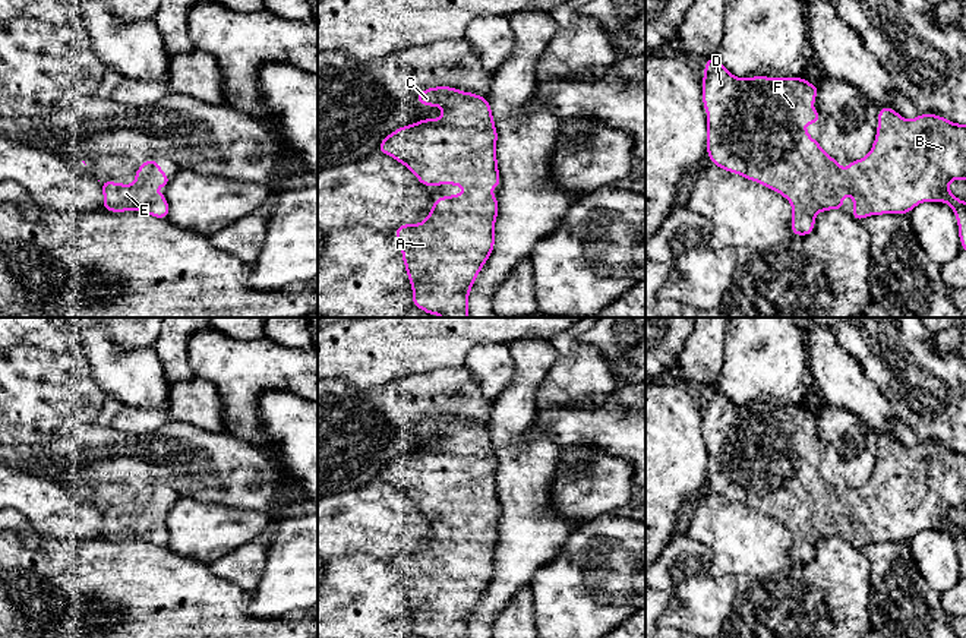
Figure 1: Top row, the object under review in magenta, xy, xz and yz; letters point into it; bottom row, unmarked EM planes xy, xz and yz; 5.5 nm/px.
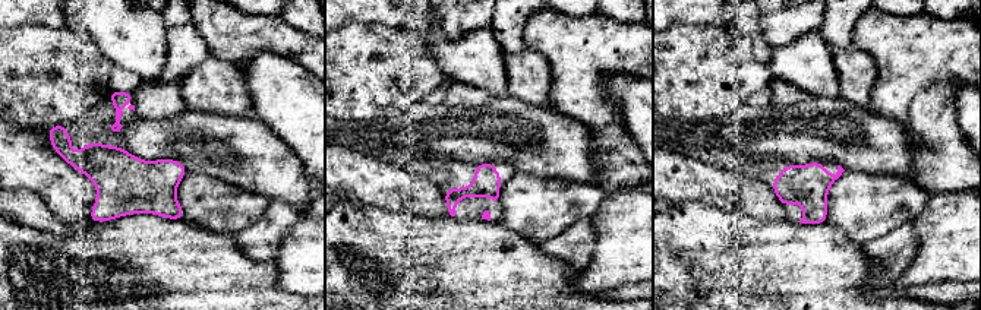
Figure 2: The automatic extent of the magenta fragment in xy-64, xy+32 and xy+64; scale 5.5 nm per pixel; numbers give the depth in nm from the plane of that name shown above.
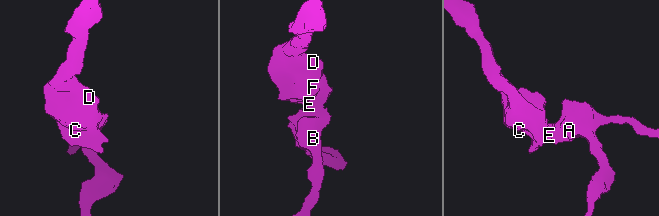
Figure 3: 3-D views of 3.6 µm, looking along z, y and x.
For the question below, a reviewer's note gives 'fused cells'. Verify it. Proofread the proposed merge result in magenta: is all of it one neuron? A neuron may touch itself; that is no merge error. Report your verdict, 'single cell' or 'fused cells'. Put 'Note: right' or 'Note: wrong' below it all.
single cell
Note: wrong

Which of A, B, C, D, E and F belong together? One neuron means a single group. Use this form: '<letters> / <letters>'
A B C D E F

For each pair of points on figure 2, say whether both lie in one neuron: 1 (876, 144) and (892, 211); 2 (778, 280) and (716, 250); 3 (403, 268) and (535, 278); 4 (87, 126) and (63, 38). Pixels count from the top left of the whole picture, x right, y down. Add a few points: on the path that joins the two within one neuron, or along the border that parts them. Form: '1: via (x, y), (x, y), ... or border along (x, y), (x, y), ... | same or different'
1: border along (849, 170), (890, 174), (909, 180) | different
2: via (763, 280), (745, 280), (731, 265) | same
3: via (435, 278), (502, 278) | same
4: border along (107, 97), (92, 104), (78, 117), (63, 123) | different

